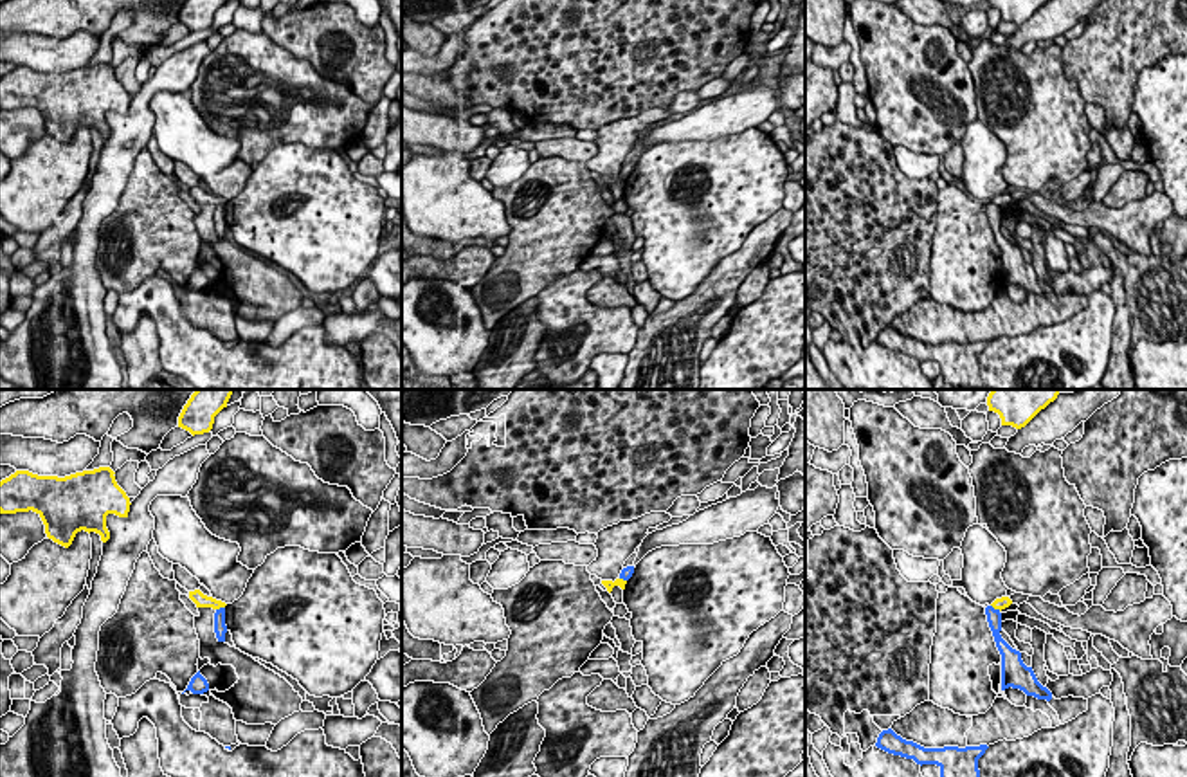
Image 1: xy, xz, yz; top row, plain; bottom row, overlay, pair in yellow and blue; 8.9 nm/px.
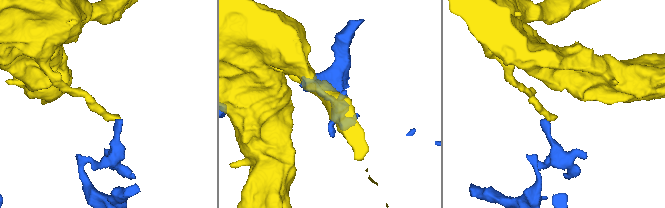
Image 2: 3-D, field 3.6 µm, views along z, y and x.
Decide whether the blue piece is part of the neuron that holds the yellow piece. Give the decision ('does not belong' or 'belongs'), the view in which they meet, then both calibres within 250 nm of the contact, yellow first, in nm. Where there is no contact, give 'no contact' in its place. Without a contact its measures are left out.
does not belong; contact in yz; calibres 100 and 130 nm

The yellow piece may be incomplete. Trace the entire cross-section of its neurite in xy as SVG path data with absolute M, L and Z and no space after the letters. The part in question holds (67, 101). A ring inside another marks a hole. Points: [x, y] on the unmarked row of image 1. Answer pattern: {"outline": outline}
{"outline": "M110 63L65 74L16 67L0 78L0 110L36 108L47 133L65 144L81 126L95 128L106 139L106 112L128 114L131 101L113 70Z"}

